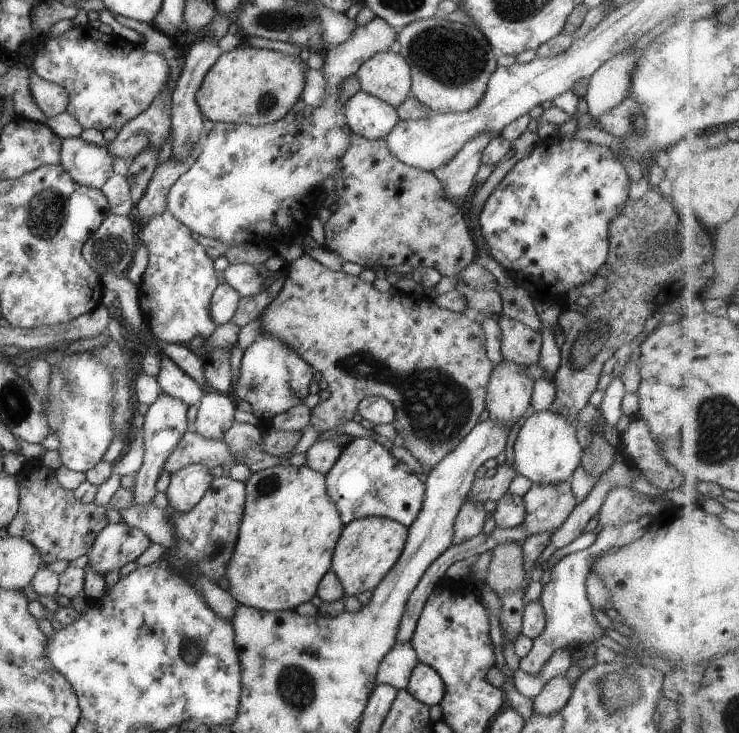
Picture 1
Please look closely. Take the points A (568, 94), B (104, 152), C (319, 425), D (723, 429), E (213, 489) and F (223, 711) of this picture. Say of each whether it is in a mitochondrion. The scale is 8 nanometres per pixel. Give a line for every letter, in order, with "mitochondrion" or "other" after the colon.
A: other
B: other
C: other
D: mitochondrion
E: other
F: other

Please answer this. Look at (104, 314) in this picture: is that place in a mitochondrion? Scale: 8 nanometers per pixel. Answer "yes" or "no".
no

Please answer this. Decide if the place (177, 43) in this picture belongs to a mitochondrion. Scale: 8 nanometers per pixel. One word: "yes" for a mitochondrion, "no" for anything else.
no

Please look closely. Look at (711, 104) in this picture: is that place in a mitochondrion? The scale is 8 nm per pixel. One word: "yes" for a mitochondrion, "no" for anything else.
yes

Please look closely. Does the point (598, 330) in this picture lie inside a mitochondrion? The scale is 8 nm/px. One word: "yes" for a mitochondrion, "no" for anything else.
yes

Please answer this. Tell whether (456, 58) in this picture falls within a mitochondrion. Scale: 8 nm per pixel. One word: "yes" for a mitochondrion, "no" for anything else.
yes

